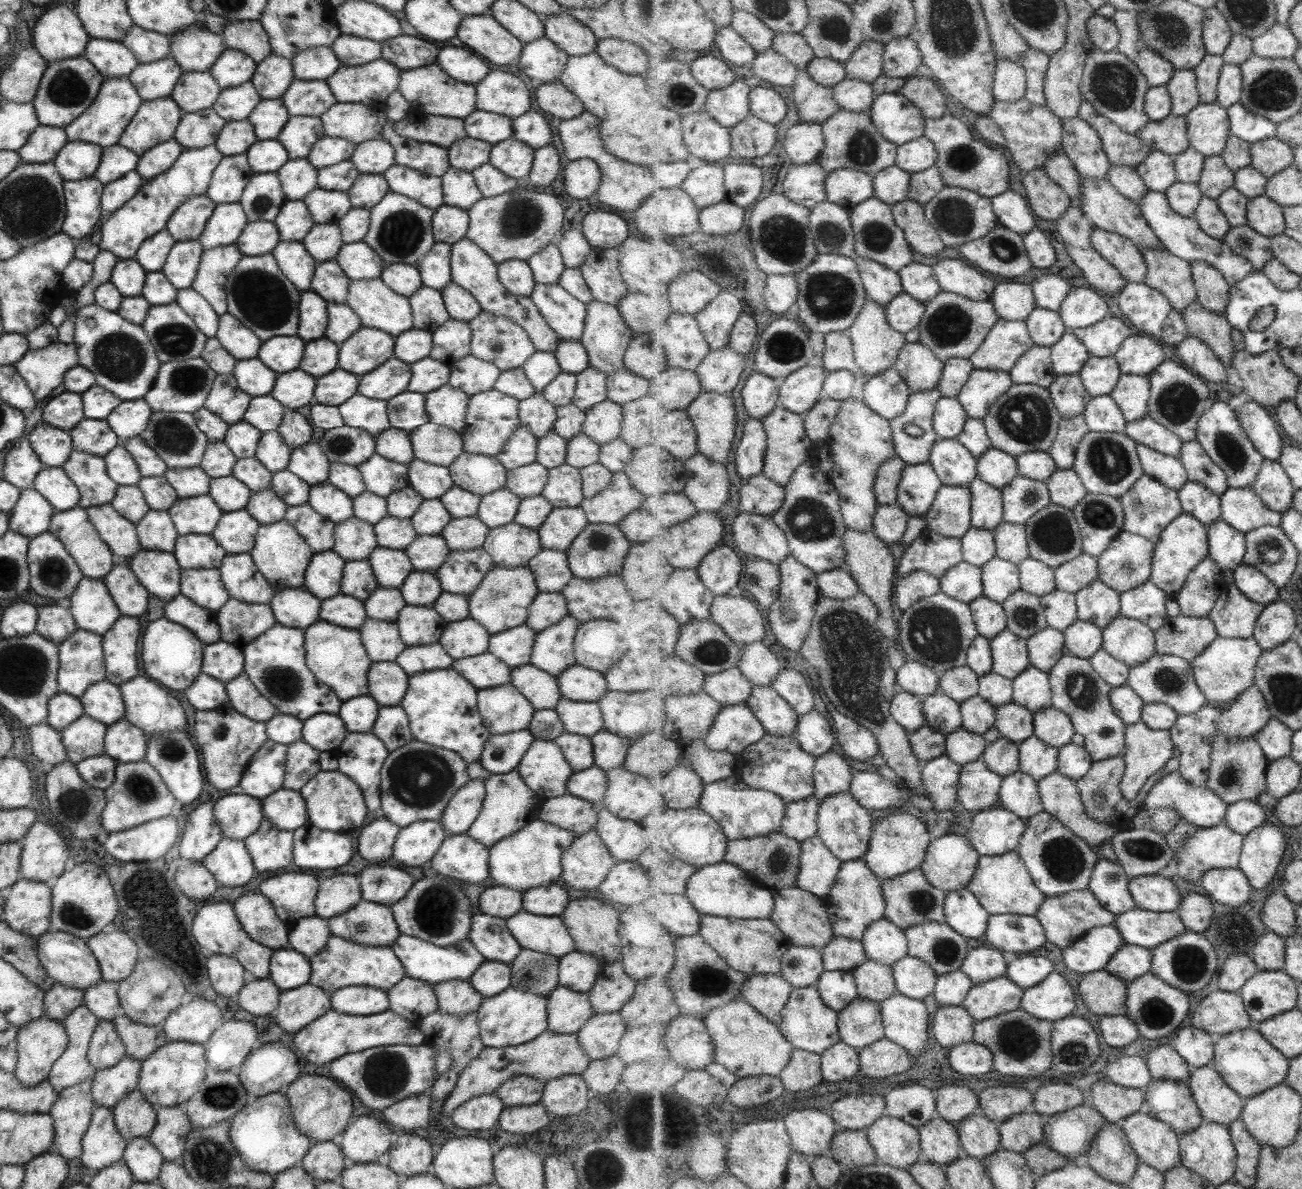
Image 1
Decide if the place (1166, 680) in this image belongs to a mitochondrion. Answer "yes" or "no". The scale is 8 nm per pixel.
yes

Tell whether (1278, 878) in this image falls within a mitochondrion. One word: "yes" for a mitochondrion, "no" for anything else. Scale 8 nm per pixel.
no

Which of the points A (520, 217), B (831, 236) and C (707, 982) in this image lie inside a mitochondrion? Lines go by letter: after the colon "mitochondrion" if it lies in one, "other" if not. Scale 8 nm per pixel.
A: mitochondrion
B: mitochondrion
C: mitochondrion

